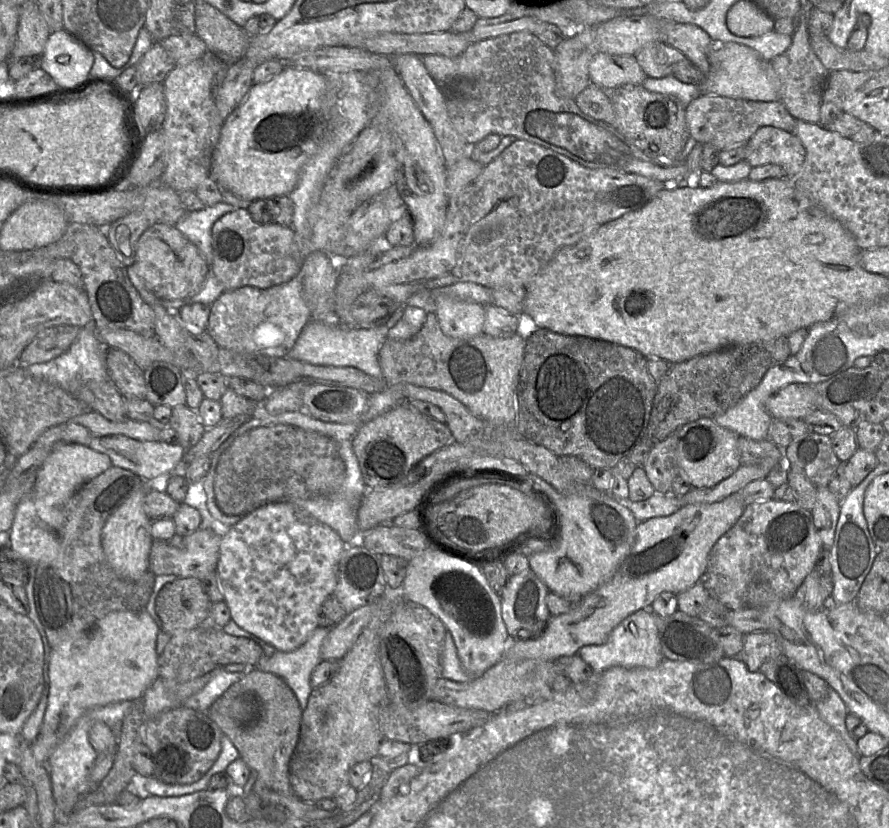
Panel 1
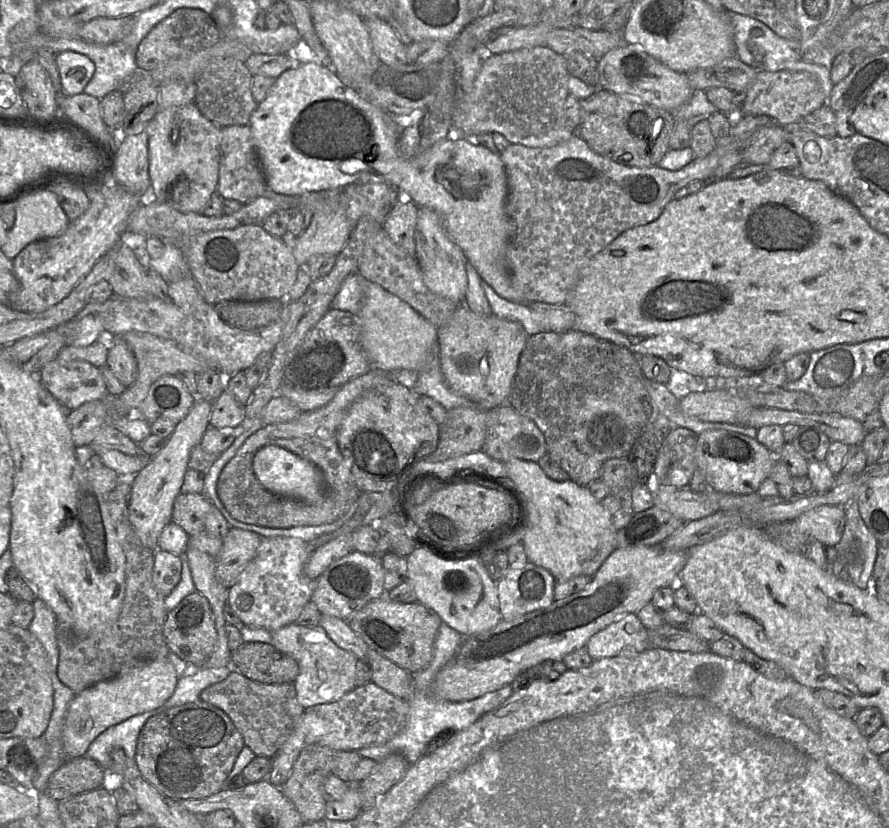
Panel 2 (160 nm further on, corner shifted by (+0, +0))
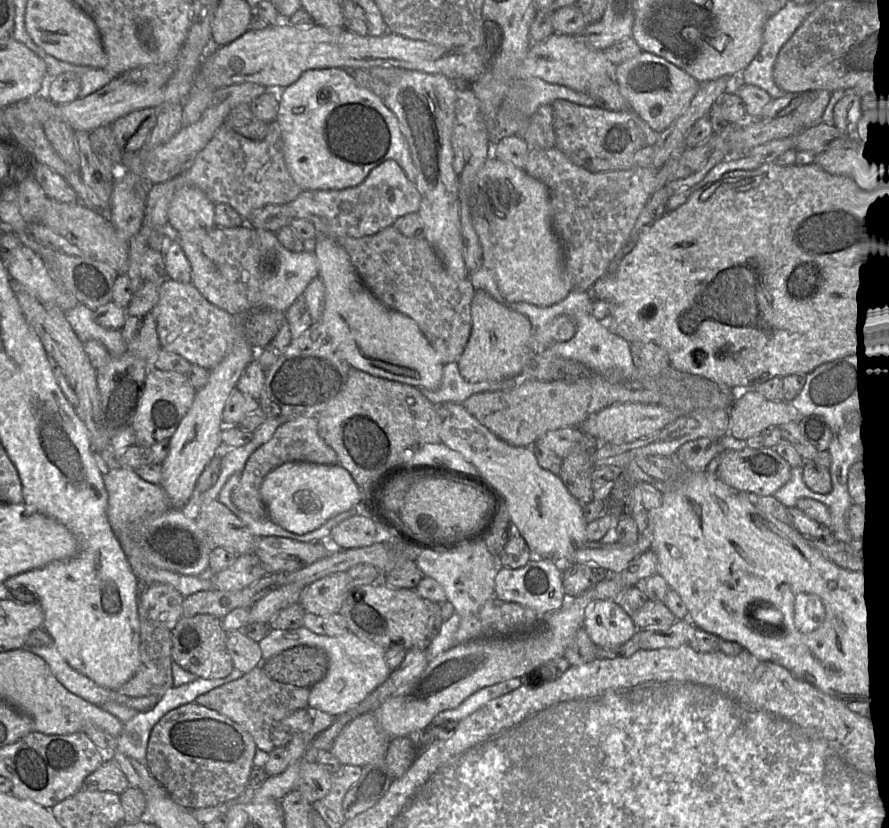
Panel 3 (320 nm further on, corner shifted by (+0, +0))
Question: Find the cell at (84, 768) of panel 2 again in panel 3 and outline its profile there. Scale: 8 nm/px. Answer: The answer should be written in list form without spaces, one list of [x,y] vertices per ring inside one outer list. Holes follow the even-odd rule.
[[[112,759],[104,762],[84,779],[82,790],[113,792],[120,795],[130,784],[118,764]]]

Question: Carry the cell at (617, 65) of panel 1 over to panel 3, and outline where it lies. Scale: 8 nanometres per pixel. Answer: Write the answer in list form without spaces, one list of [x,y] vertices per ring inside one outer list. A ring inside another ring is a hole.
[[[644,51],[616,65],[614,82],[631,110],[658,133],[662,133],[686,112],[702,85],[666,59]]]

